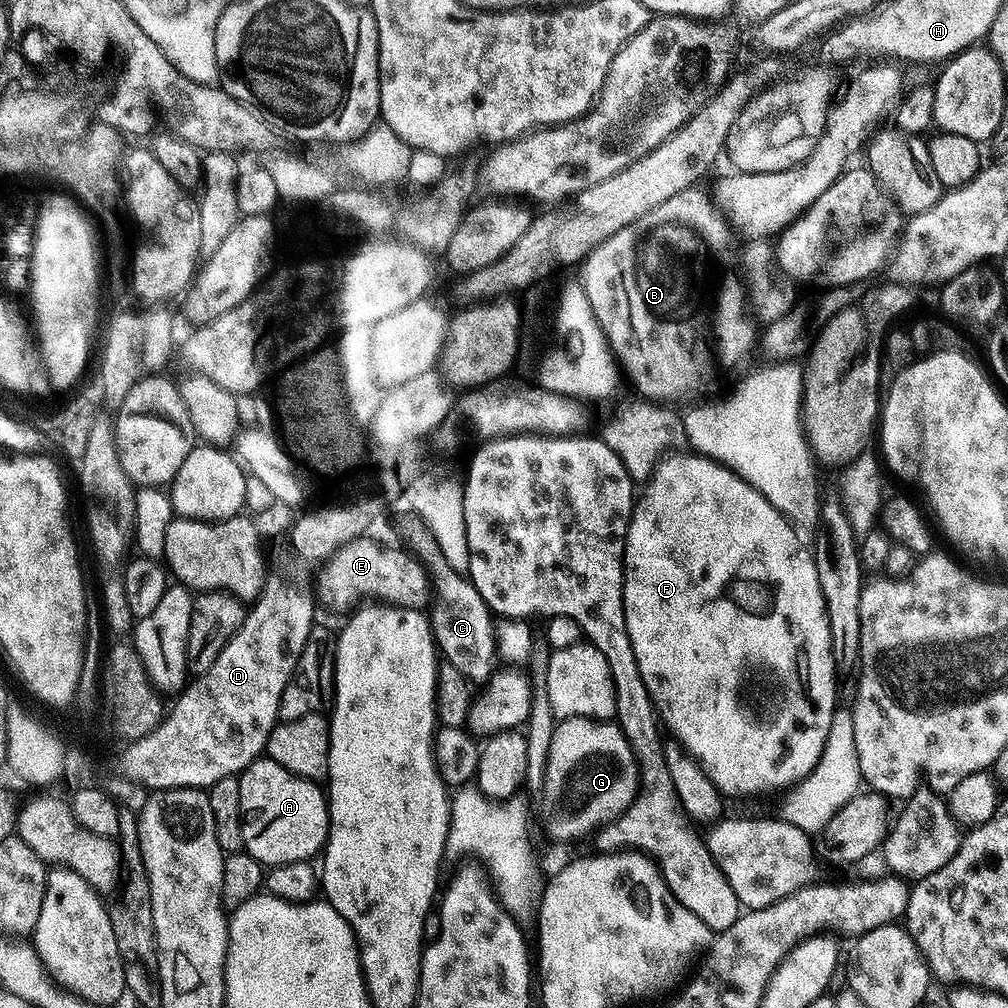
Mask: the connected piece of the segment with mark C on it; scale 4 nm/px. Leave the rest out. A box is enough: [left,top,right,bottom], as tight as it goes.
[426,551,498,685]

